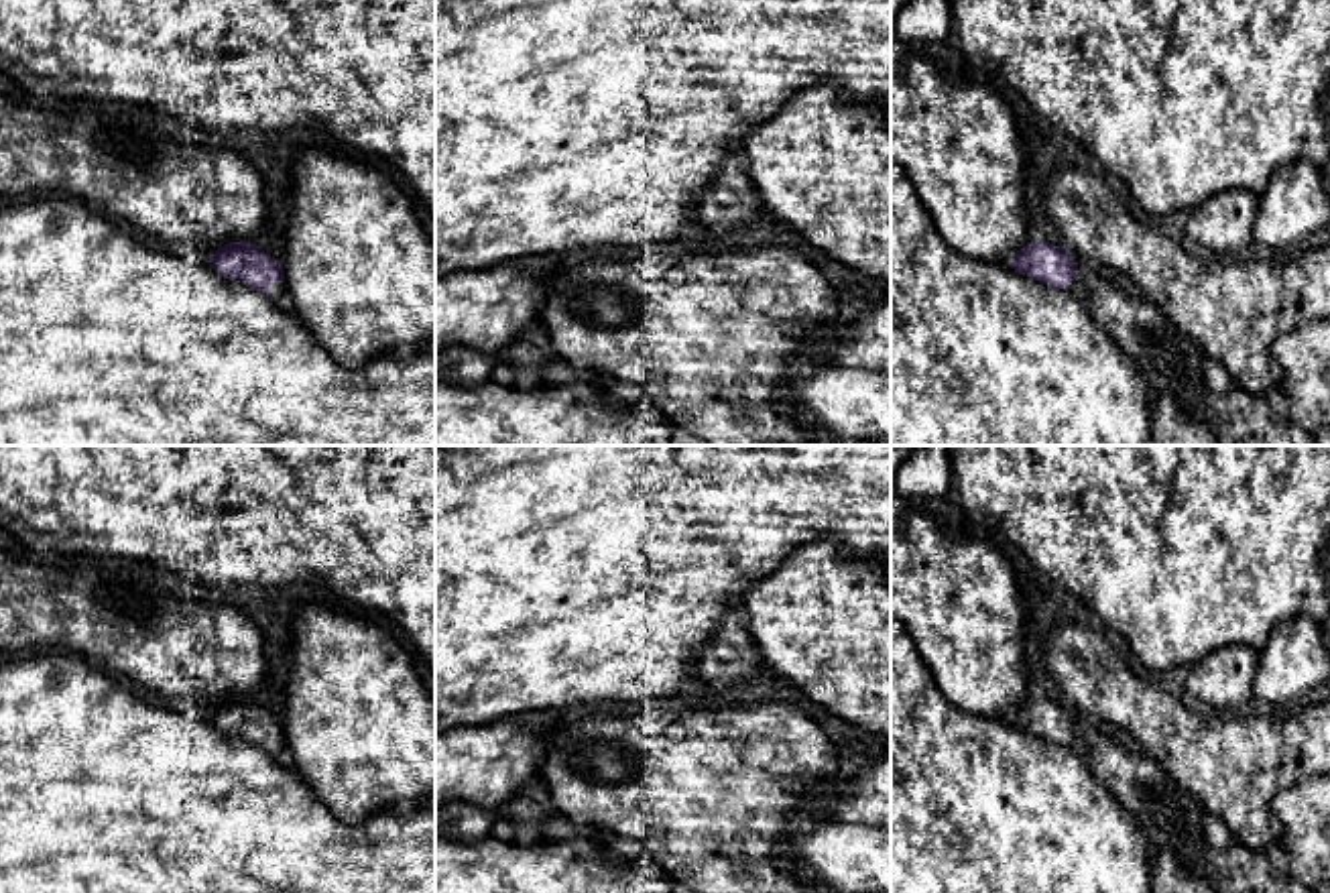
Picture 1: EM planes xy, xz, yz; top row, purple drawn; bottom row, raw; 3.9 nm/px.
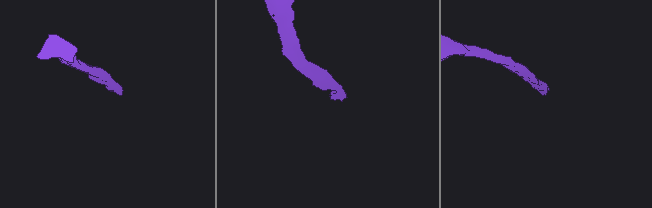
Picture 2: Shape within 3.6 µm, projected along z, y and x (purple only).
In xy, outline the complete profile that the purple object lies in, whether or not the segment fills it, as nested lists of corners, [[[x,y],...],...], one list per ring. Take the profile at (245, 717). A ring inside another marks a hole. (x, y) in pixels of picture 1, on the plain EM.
[[[228,698],[209,710],[216,728],[258,745],[279,761],[287,761],[283,720],[252,698]]]

